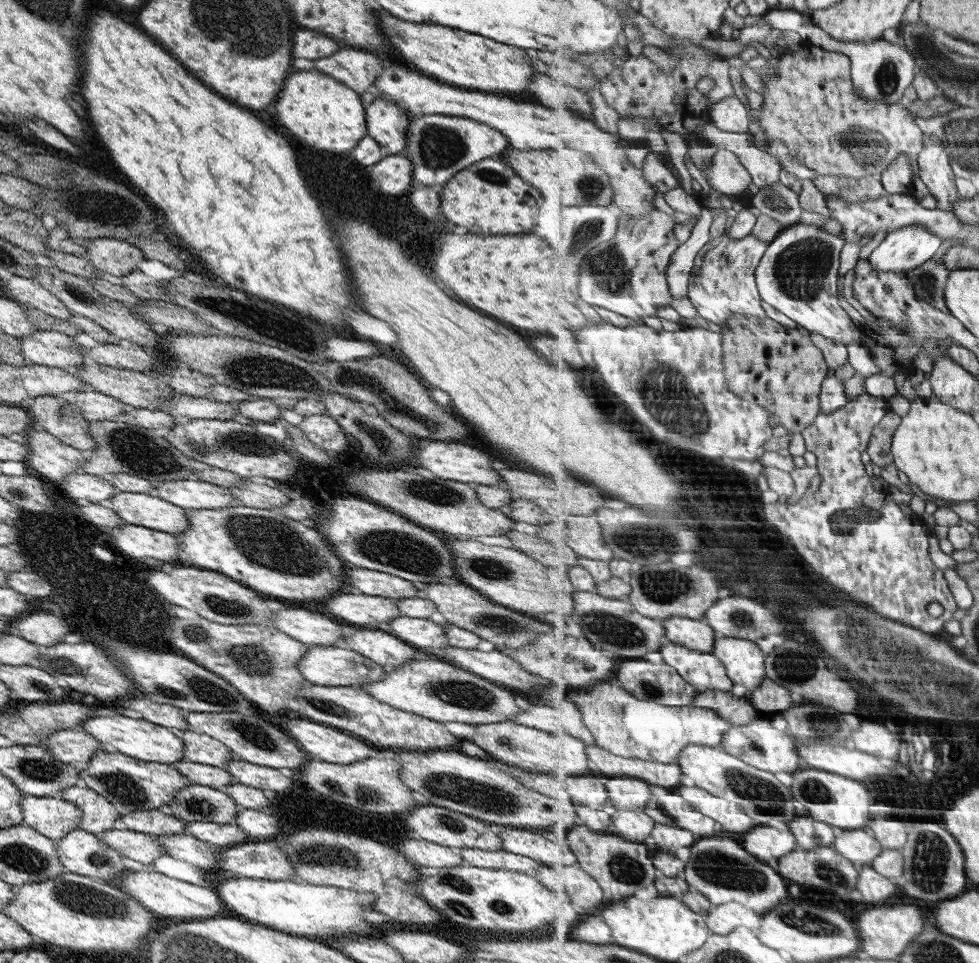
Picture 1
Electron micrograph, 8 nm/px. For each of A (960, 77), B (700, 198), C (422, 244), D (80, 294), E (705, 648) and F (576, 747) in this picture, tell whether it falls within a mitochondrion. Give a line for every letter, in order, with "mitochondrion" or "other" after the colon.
A: mitochondrion
B: other
C: other
D: mitochondrion
E: other
F: other

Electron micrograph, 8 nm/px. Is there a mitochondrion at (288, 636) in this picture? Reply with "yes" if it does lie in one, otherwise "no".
no

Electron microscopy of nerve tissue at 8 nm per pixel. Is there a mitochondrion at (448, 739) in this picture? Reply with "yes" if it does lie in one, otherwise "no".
no

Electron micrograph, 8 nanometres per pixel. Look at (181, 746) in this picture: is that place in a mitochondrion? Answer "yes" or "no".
no

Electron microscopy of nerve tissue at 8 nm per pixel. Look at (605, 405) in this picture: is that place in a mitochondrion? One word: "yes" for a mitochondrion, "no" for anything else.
no

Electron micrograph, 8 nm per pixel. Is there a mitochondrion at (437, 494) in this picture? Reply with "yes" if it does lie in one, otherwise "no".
yes

